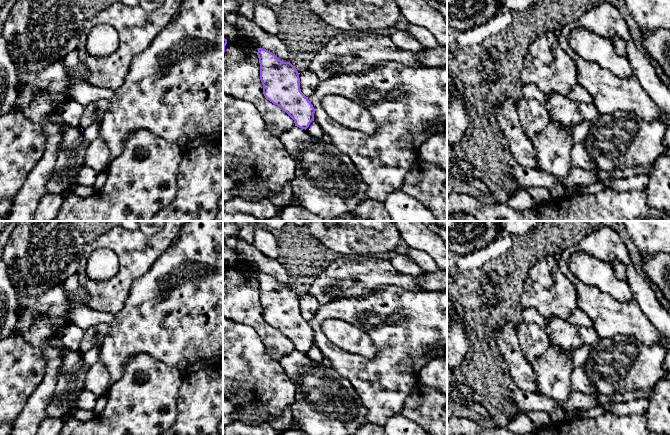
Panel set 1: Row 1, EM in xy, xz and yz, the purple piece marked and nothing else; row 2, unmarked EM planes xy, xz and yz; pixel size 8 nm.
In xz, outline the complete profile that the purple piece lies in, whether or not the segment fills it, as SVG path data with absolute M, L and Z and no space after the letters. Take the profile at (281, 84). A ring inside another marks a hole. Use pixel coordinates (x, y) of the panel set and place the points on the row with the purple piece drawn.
M258 48L257 55L265 98L286 112L294 120L295 126L306 130L314 121L315 109L308 97L301 92L297 69L290 62L281 61L275 54L266 49Z

